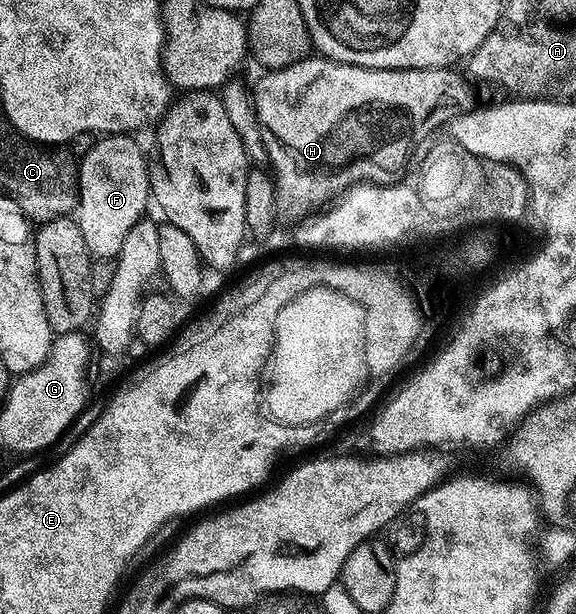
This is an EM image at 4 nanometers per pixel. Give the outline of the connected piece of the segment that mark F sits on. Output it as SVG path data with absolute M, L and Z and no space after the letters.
M107 134L96 139L91 148L78 161L79 165L79 206L77 223L85 238L85 246L93 250L96 257L116 255L125 242L125 234L133 230L135 223L144 215L149 204L149 160L143 157L139 144L127 134Z

